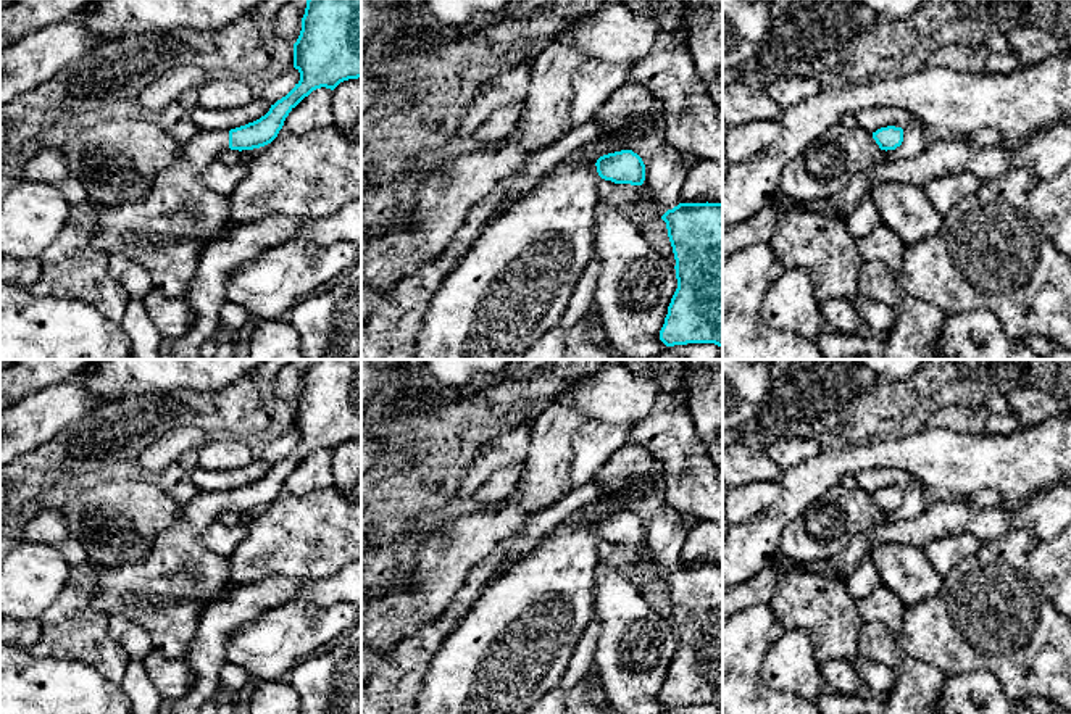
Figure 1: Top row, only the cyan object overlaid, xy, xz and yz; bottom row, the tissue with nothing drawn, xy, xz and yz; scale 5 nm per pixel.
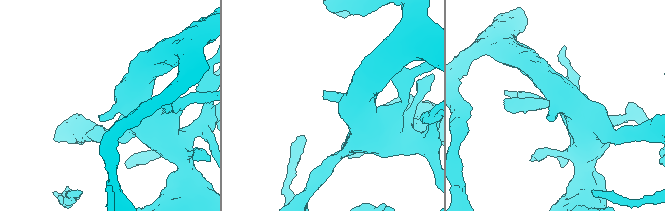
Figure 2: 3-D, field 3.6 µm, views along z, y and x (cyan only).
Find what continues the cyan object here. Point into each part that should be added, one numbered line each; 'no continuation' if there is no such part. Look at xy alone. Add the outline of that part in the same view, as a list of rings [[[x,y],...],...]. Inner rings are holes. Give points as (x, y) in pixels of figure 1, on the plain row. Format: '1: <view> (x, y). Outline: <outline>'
1: xy (166, 593). Outline: [[[200,492],[184,504],[182,516],[158,533],[147,559],[116,567],[100,567],[95,608],[106,616],[123,616],[140,624],[155,651],[169,659],[184,659],[211,600],[229,580],[227,556],[219,556],[202,543],[203,529],[221,511],[229,509],[229,492]]]

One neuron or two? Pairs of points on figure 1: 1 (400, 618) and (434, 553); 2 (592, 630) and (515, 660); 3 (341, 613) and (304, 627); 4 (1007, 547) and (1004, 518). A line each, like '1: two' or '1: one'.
1: one
2: two
3: one
4: two

